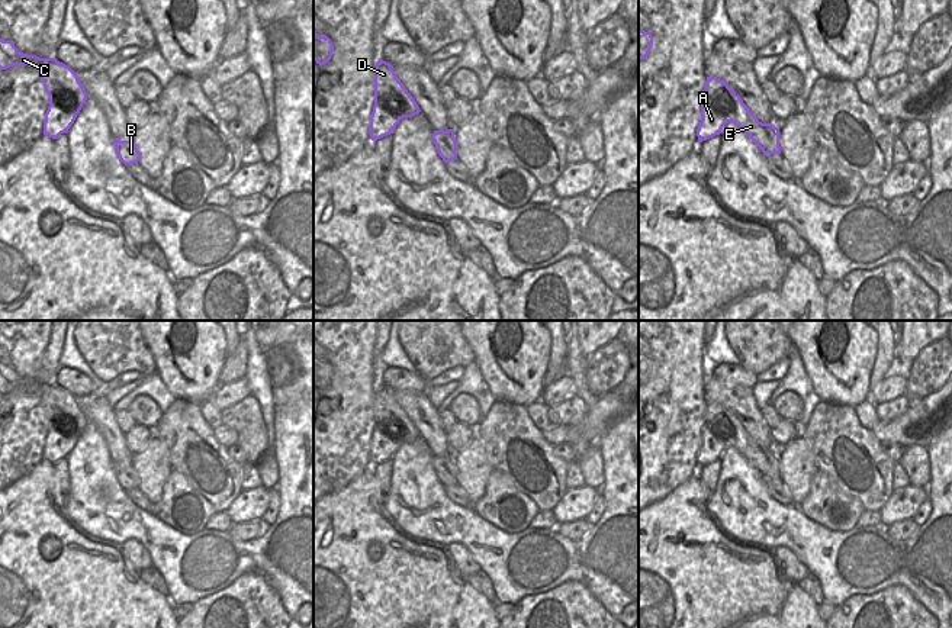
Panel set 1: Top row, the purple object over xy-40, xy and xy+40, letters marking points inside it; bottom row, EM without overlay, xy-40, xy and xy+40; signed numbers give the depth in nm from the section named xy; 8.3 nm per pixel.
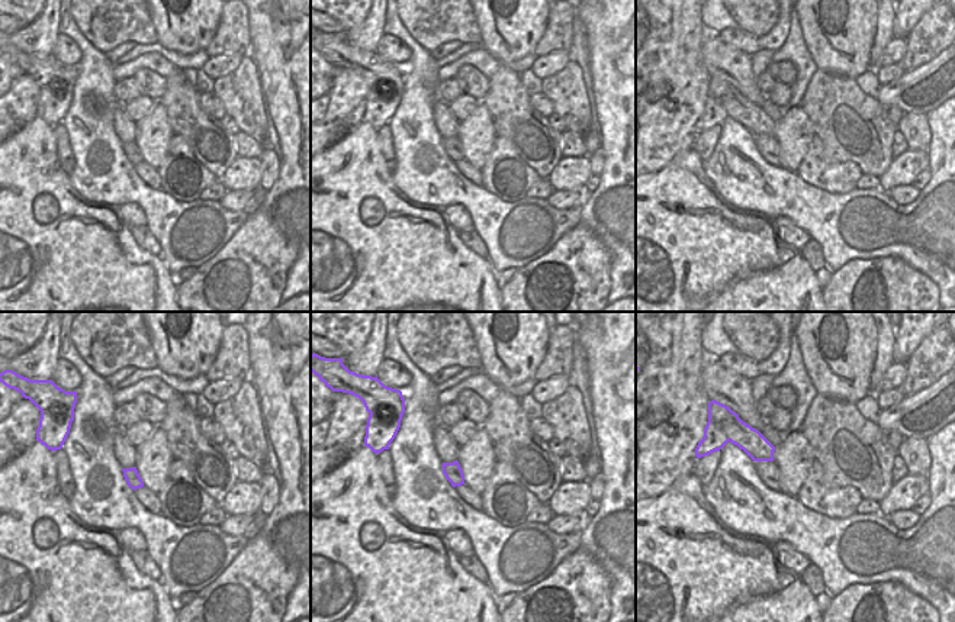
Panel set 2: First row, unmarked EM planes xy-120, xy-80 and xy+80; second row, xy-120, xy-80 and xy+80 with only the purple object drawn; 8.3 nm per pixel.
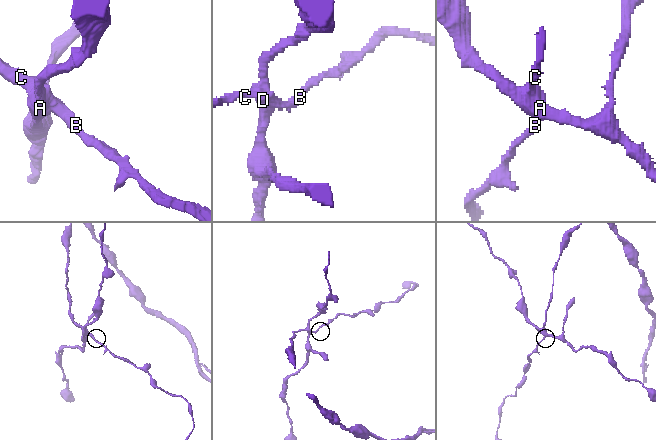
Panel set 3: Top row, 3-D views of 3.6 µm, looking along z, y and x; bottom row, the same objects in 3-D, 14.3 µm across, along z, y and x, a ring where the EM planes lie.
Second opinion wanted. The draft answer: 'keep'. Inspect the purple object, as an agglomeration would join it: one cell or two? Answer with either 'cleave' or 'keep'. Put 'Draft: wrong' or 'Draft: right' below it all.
cleave
Draft: wrong

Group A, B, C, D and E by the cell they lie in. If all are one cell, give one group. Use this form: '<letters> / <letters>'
A / B C D E

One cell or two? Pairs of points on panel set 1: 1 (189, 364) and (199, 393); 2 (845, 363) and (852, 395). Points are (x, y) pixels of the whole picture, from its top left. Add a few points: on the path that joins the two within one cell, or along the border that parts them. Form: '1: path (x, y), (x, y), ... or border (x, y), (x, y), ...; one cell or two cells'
1: path (190, 372), (196, 386); one cell
2: path (845, 370), (845, 379), (851, 387); one cell

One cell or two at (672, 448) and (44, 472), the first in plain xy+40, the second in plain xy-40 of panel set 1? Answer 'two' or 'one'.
two

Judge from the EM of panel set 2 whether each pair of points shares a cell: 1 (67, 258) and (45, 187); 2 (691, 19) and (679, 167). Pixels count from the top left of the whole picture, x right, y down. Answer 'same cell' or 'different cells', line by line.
1: same cell
2: different cells

